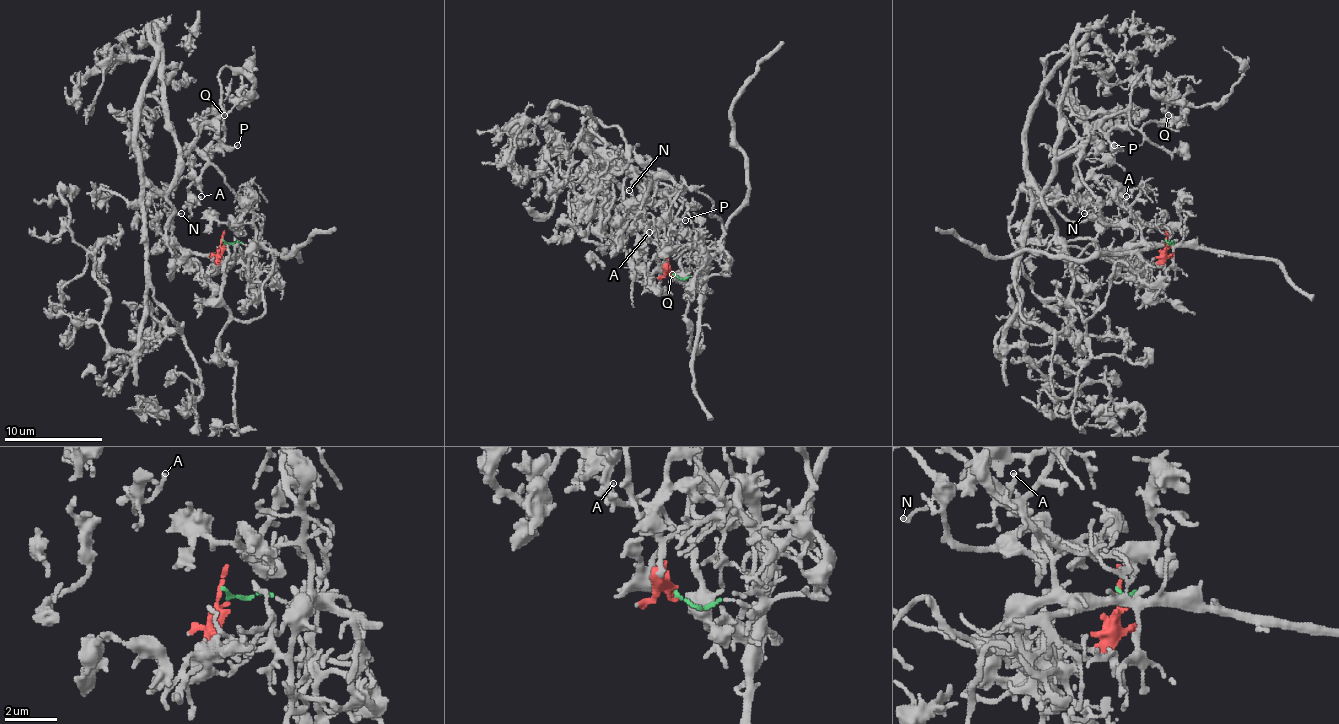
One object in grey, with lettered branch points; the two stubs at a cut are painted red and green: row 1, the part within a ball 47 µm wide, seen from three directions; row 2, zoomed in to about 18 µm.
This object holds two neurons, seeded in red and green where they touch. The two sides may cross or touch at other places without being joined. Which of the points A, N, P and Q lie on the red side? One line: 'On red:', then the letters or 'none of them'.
On red: A, N, P, Q

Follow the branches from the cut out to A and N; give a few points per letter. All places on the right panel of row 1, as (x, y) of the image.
A: (1166, 239), (1129, 275), (1065, 243), (1043, 189), (1080, 148), (1077, 177), (1124, 207), (1126, 197)
N: (1166, 239), (1166, 248), (1129, 275), (1065, 246), (1097, 231), (1092, 207), (1085, 214)

